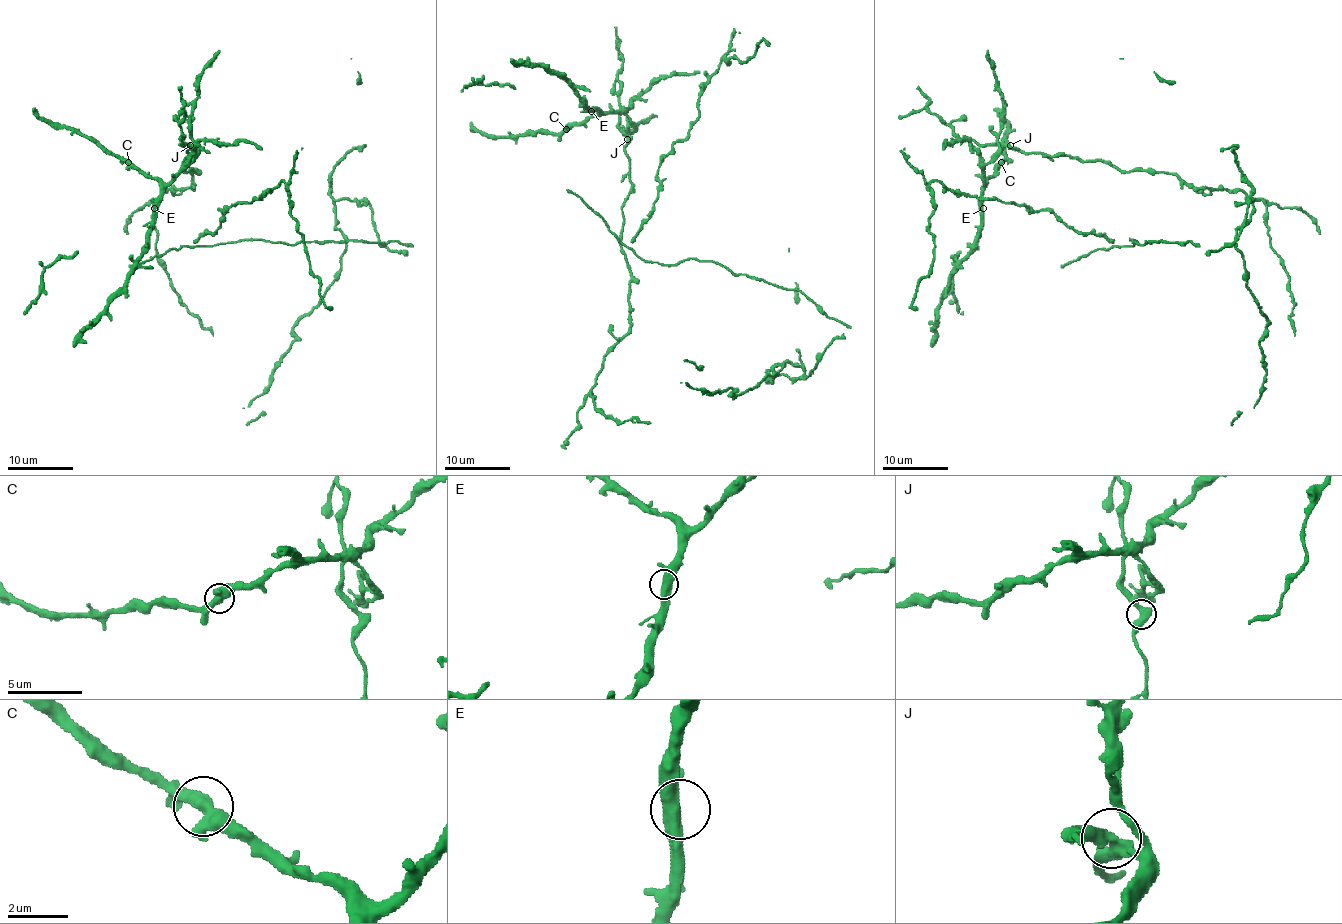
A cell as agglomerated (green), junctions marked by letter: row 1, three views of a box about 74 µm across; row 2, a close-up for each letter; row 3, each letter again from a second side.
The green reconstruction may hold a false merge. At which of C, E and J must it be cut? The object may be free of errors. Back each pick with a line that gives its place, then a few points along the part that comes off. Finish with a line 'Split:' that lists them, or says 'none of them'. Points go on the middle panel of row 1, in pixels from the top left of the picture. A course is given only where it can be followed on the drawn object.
Split: none of them

